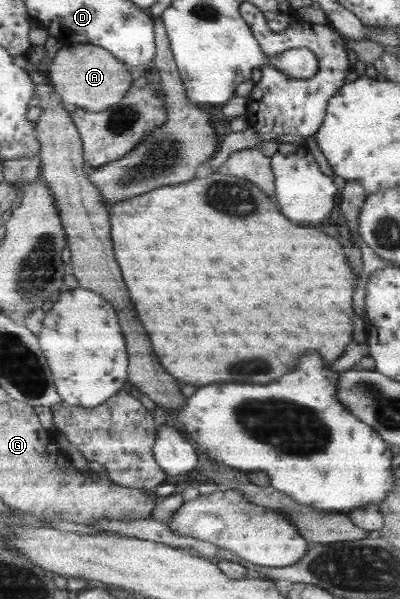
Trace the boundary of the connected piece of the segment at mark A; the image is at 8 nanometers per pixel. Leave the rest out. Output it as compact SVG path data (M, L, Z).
M70 42L46 67L51 73L51 82L57 95L64 98L64 102L95 112L105 112L119 105L134 86L134 76L129 65L111 50L96 44Z

